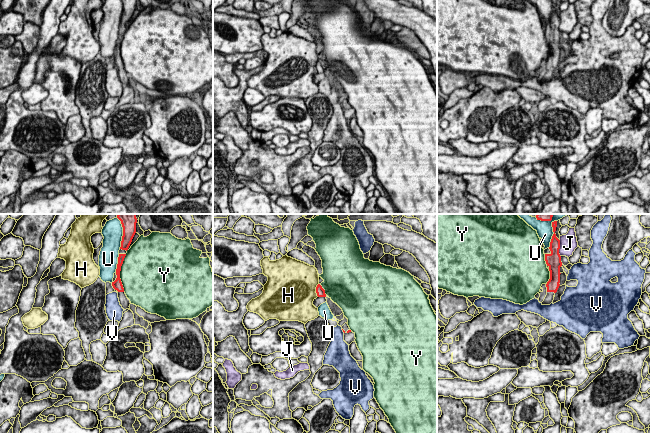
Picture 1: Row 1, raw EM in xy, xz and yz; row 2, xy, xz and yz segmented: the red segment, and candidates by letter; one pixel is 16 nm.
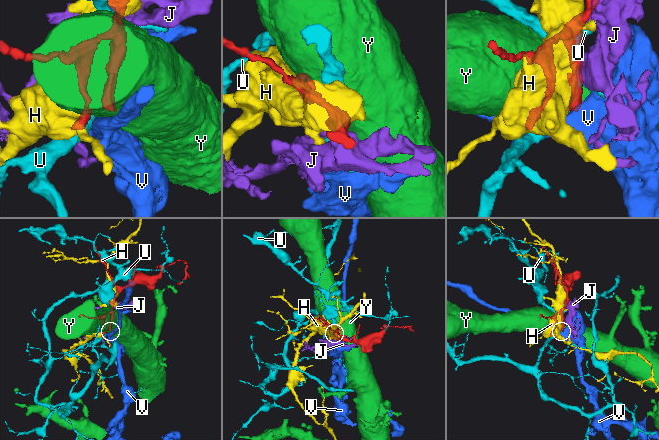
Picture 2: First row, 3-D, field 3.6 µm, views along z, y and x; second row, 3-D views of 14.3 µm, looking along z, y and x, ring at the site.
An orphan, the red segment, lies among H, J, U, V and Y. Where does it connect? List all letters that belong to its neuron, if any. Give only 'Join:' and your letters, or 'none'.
Join: none

